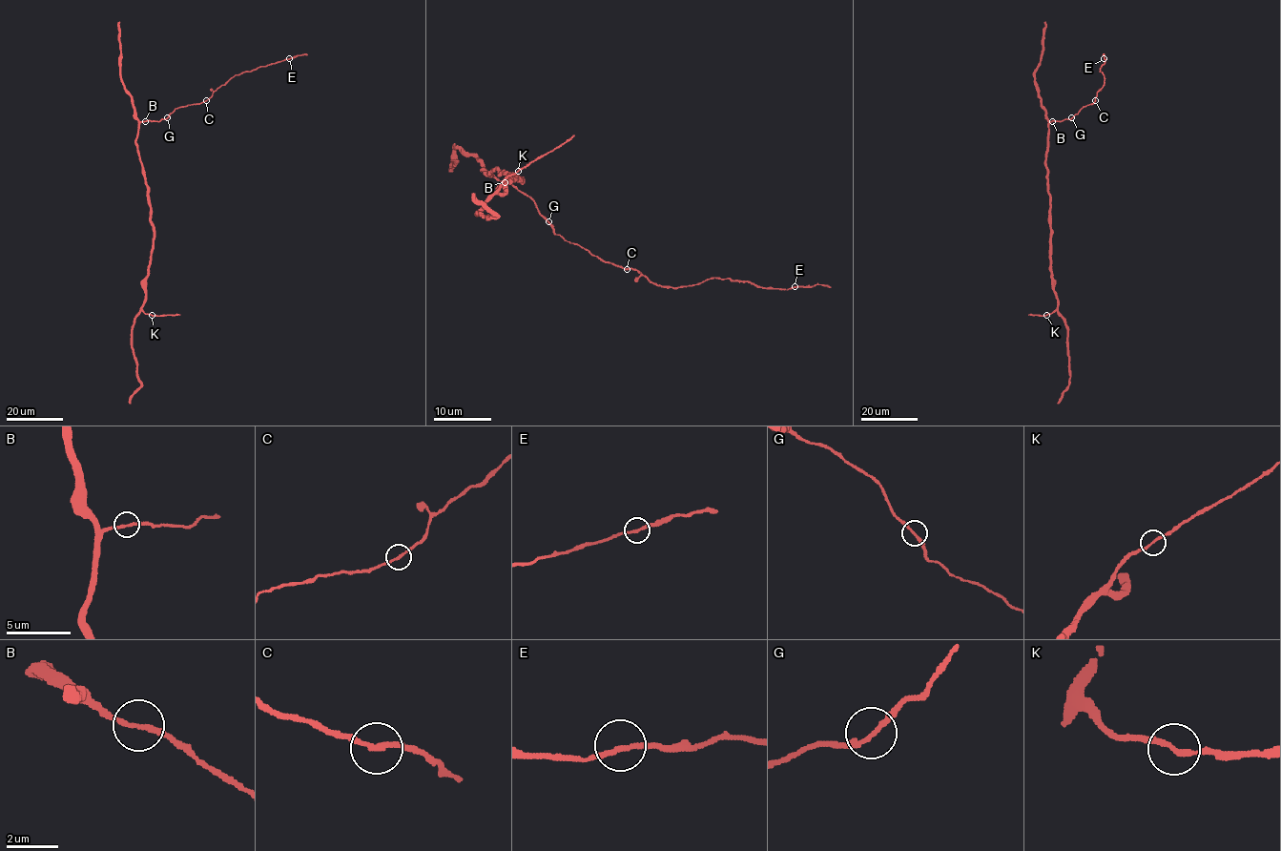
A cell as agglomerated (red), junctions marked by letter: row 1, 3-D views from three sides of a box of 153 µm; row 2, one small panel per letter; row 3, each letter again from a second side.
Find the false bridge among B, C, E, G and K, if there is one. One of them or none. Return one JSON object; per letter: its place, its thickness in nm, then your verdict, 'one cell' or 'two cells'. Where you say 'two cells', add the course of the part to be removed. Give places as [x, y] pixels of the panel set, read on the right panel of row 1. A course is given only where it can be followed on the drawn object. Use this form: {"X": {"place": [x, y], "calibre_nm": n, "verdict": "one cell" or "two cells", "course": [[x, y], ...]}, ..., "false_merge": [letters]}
{"B": {"place": [1052, 121], "calibre_nm": 190, "verdict": "one cell"}, "C": {"place": [1095, 100], "calibre_nm": 180, "verdict": "one cell"}, "E": {"place": [1104, 58], "calibre_nm": 180, "verdict": "one cell"}, "G": {"place": [1071, 117], "calibre_nm": 180, "verdict": "one cell"}, "K": {"place": [1046, 315], "calibre_nm": 180, "verdict": "one cell"}, "false_merge": []}

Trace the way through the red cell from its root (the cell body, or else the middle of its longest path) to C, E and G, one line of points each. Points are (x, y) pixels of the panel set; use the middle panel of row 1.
C: (500, 172), (485, 173), (523, 192), (556, 235), (568, 241), (577, 243), (607, 261), (627, 269)
E: (500, 172), (485, 173), (523, 192), (556, 235), (659, 286), (713, 278), (795, 286)
G: (500, 172), (485, 173), (523, 192), (548, 221)

